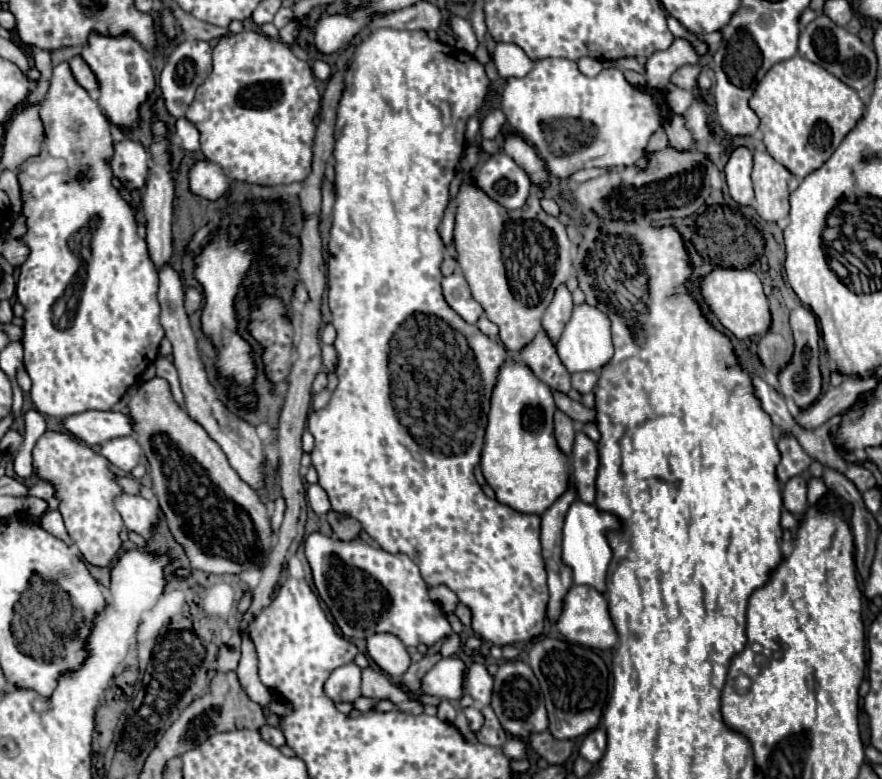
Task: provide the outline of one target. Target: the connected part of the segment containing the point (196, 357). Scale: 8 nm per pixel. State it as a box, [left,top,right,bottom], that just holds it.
[158,264,264,490]

